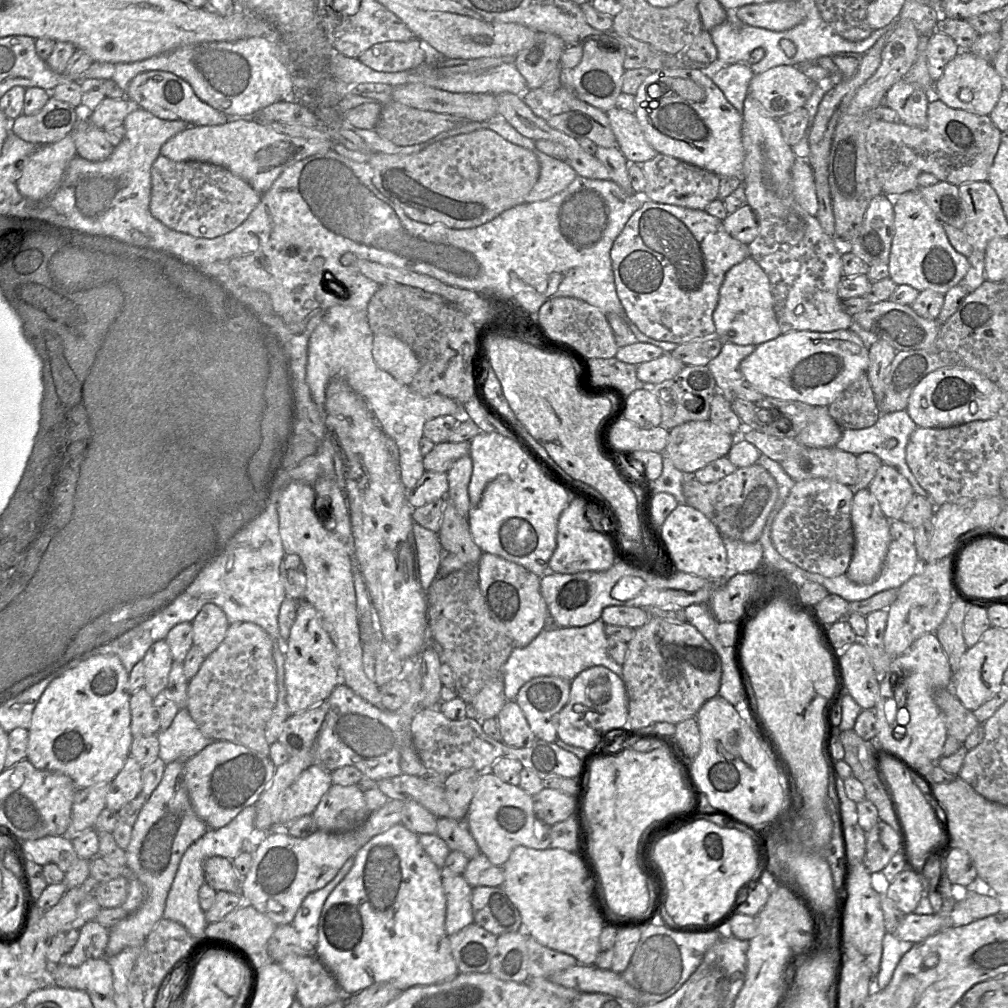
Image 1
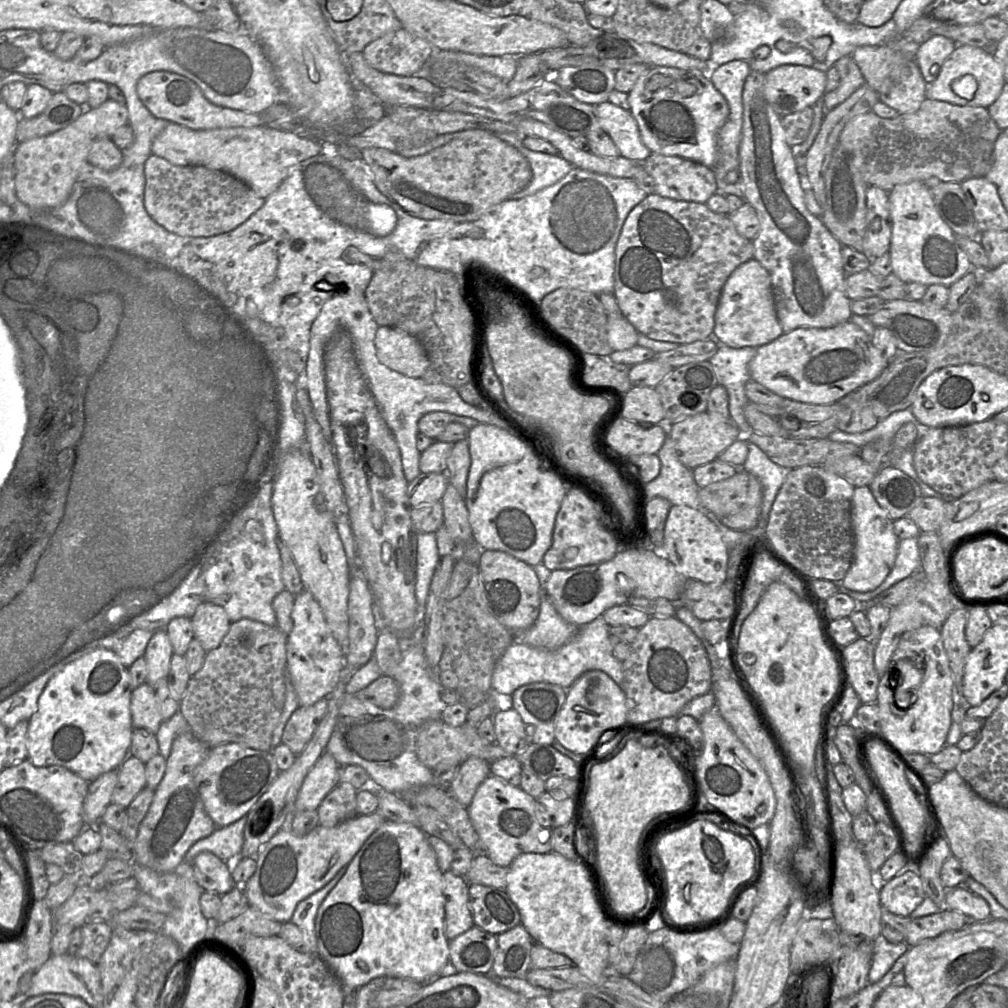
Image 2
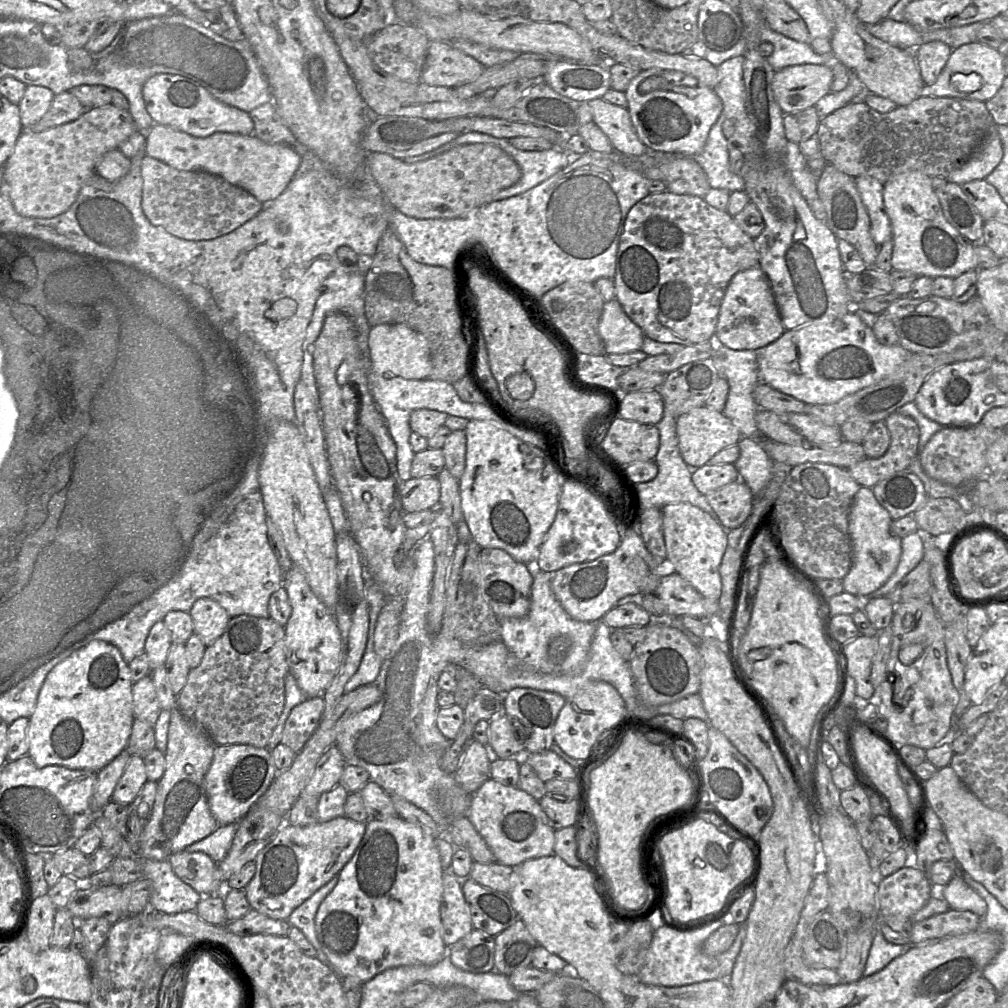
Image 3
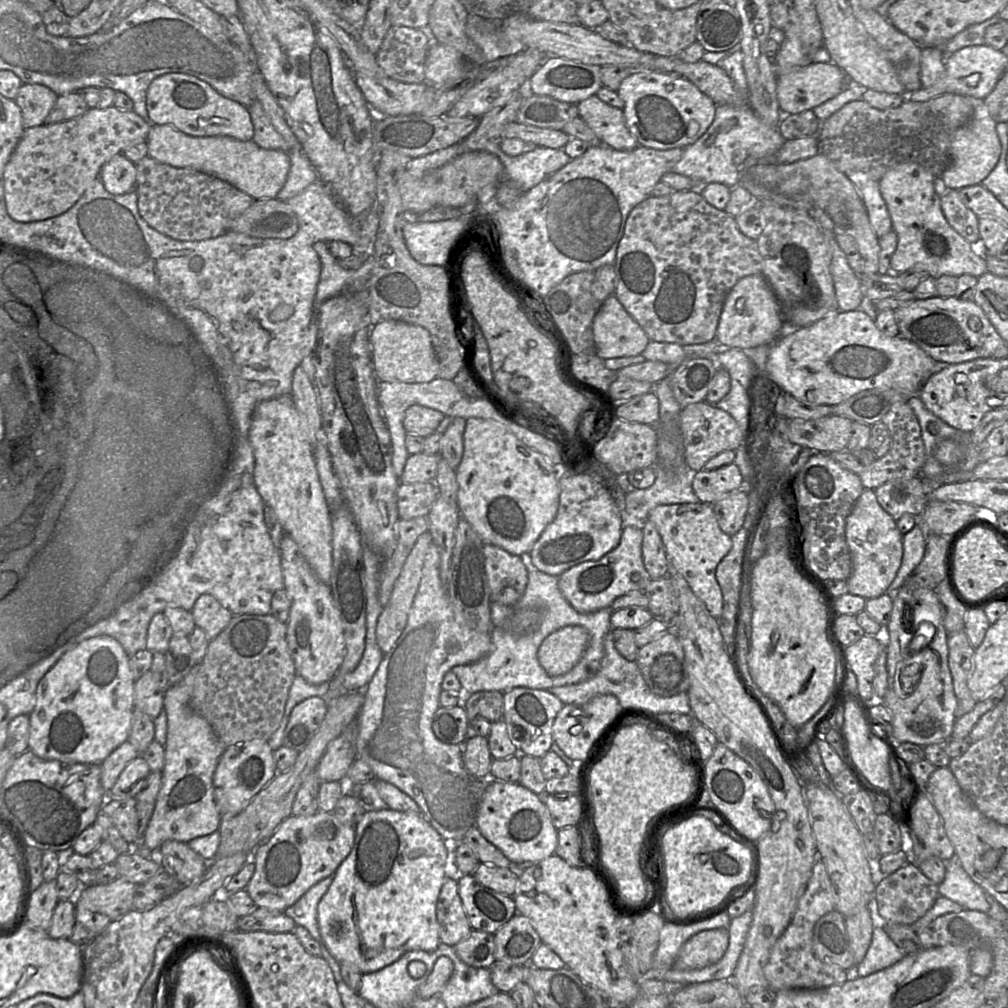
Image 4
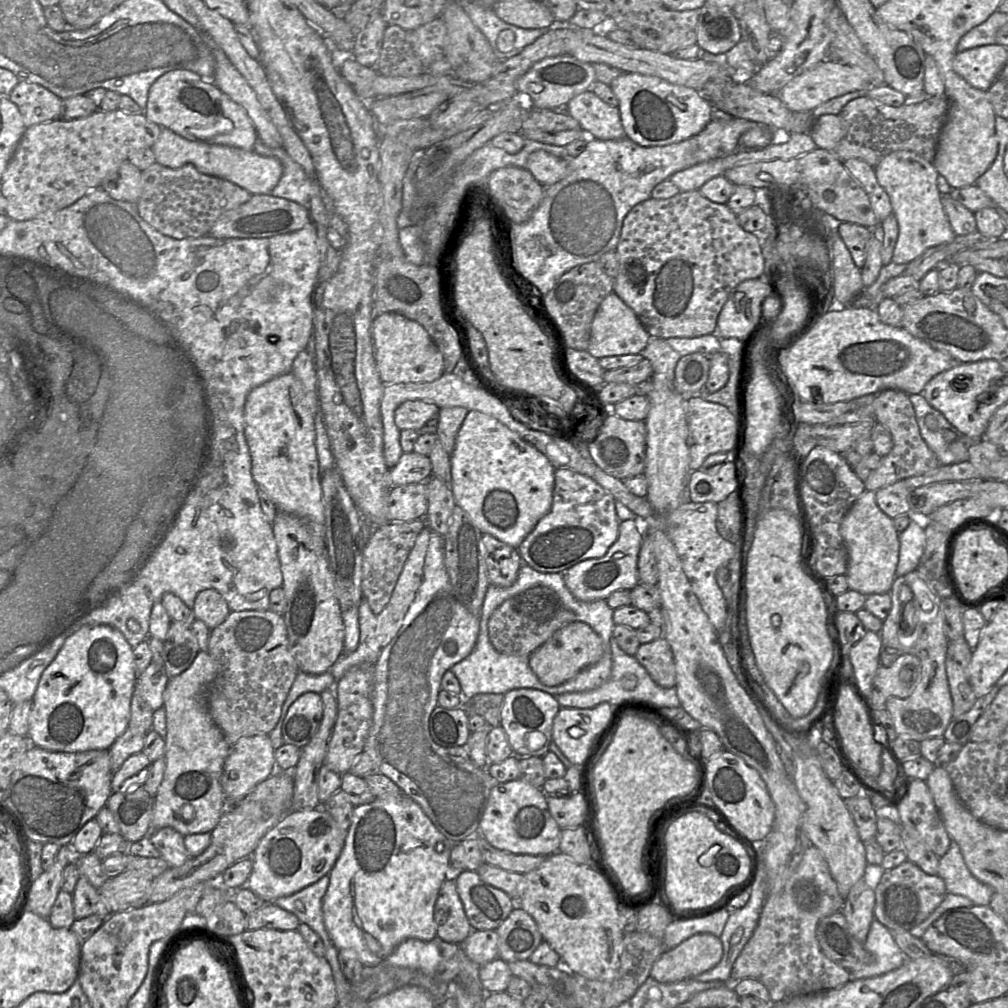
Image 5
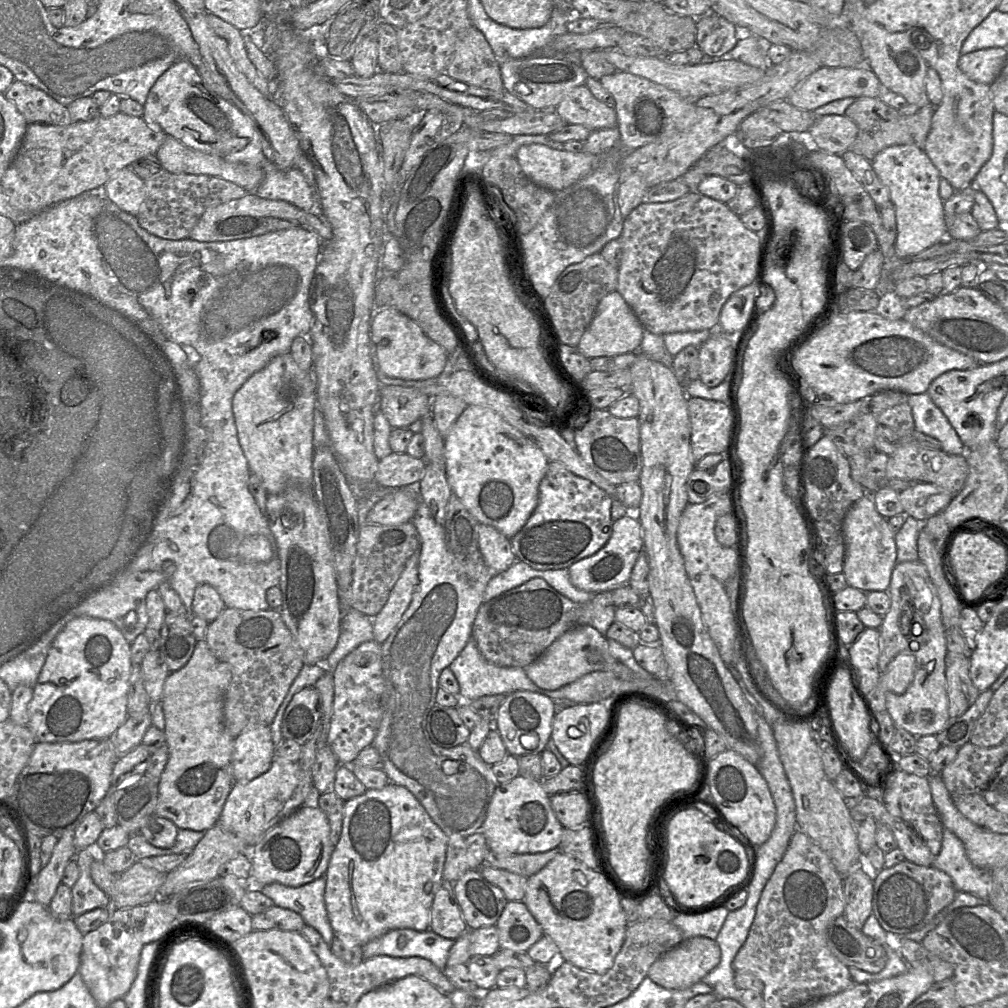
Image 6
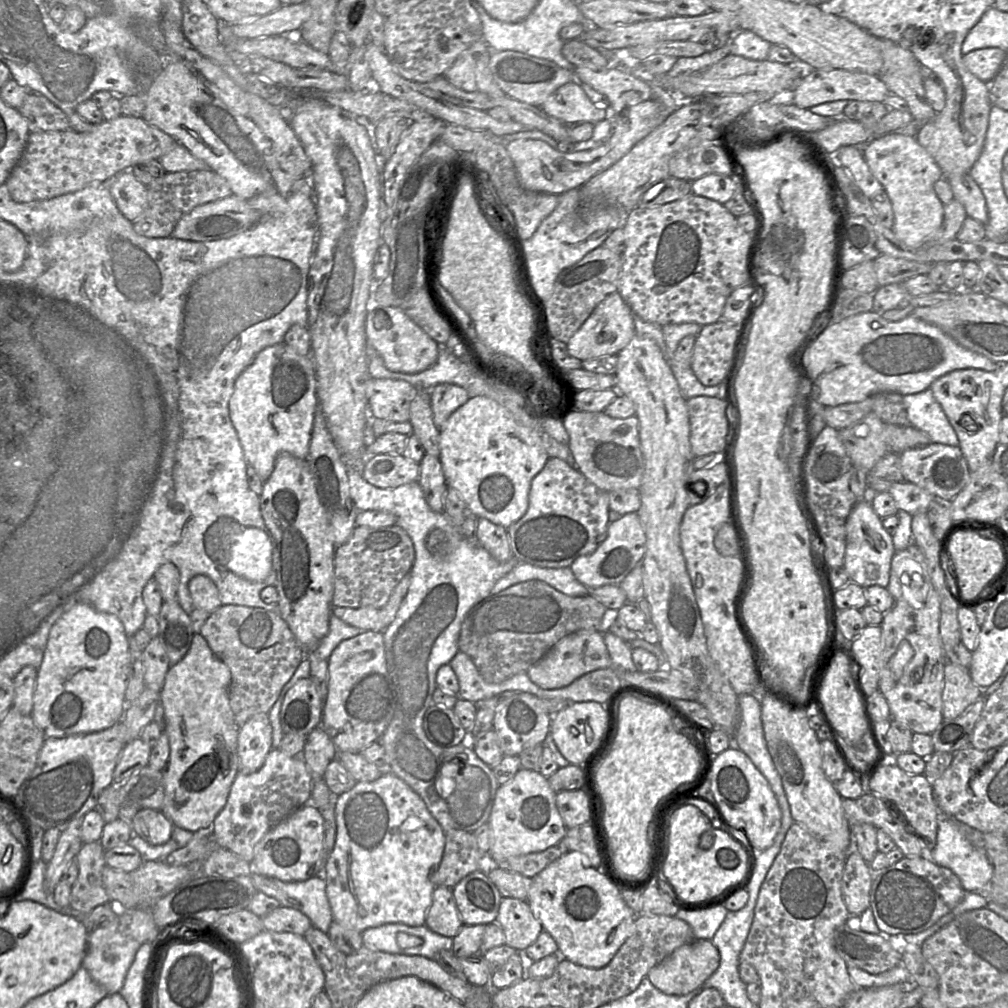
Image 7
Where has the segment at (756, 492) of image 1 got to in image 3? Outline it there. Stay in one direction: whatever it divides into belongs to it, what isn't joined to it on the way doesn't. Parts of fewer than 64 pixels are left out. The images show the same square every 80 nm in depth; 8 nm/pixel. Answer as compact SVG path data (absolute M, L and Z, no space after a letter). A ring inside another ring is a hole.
M740 479L710 492L706 497L727 531L740 527L752 512L754 495Z

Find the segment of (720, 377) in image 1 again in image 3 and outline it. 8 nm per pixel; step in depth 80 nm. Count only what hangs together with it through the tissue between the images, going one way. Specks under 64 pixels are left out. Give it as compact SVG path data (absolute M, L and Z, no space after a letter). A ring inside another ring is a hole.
M720 342L714 343L711 359L720 375L729 383L729 395L723 413L739 429L743 437L757 438L759 434L756 414L760 409L754 399L753 392L760 382L758 369L758 352L754 350L733 350Z

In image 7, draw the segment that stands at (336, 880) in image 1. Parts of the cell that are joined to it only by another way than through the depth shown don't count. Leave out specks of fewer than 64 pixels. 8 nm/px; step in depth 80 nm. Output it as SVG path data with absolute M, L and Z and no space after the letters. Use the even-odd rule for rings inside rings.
M325 866L317 876L304 881L284 882L274 877L252 873L251 879L258 892L262 892L277 899L281 906L294 908L305 914L311 921L312 926L327 933L333 922L333 914L326 895Z

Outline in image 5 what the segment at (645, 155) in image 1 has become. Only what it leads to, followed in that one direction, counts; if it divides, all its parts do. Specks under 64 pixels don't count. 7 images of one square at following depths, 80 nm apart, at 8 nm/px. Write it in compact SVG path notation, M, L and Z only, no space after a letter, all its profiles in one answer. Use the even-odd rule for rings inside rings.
M591 90L572 98L562 110L577 120L589 137L599 140L626 137L618 107L605 103Z

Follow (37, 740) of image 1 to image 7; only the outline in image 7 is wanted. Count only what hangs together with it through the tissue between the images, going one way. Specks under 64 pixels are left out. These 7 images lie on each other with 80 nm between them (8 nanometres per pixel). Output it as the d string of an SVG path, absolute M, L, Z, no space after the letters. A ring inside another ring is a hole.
M76 603L52 626L38 669L32 718L46 737L99 732L121 721L130 661L129 637L120 620Z

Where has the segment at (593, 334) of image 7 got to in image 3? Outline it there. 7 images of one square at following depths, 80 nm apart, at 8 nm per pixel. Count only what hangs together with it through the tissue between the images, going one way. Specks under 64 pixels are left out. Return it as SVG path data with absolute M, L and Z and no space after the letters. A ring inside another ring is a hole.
M616 299L604 303L598 329L607 355L626 354L642 348L643 331L628 317Z

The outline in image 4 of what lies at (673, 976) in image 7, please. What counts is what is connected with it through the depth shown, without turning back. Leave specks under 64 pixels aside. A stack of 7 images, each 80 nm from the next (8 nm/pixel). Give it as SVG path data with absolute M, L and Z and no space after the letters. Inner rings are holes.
M728 928L701 931L691 936L679 949L675 969L702 969L718 962L729 945Z

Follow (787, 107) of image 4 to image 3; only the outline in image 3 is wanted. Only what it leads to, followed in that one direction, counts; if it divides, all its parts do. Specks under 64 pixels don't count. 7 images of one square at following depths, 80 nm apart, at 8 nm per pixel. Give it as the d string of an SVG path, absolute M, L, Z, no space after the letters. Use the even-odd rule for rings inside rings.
M803 64L788 66L775 72L772 80L772 90L784 114L800 112L809 107L815 107L816 103L829 92L834 76L830 66Z

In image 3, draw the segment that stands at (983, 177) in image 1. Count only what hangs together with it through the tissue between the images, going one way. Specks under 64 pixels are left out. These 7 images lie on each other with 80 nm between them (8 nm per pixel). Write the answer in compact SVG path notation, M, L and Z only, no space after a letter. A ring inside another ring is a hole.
M918 97L888 113L879 113L864 102L850 102L821 118L816 136L827 164L853 178L869 176L884 185L891 177L914 170L946 179L968 160L993 124L984 102Z

